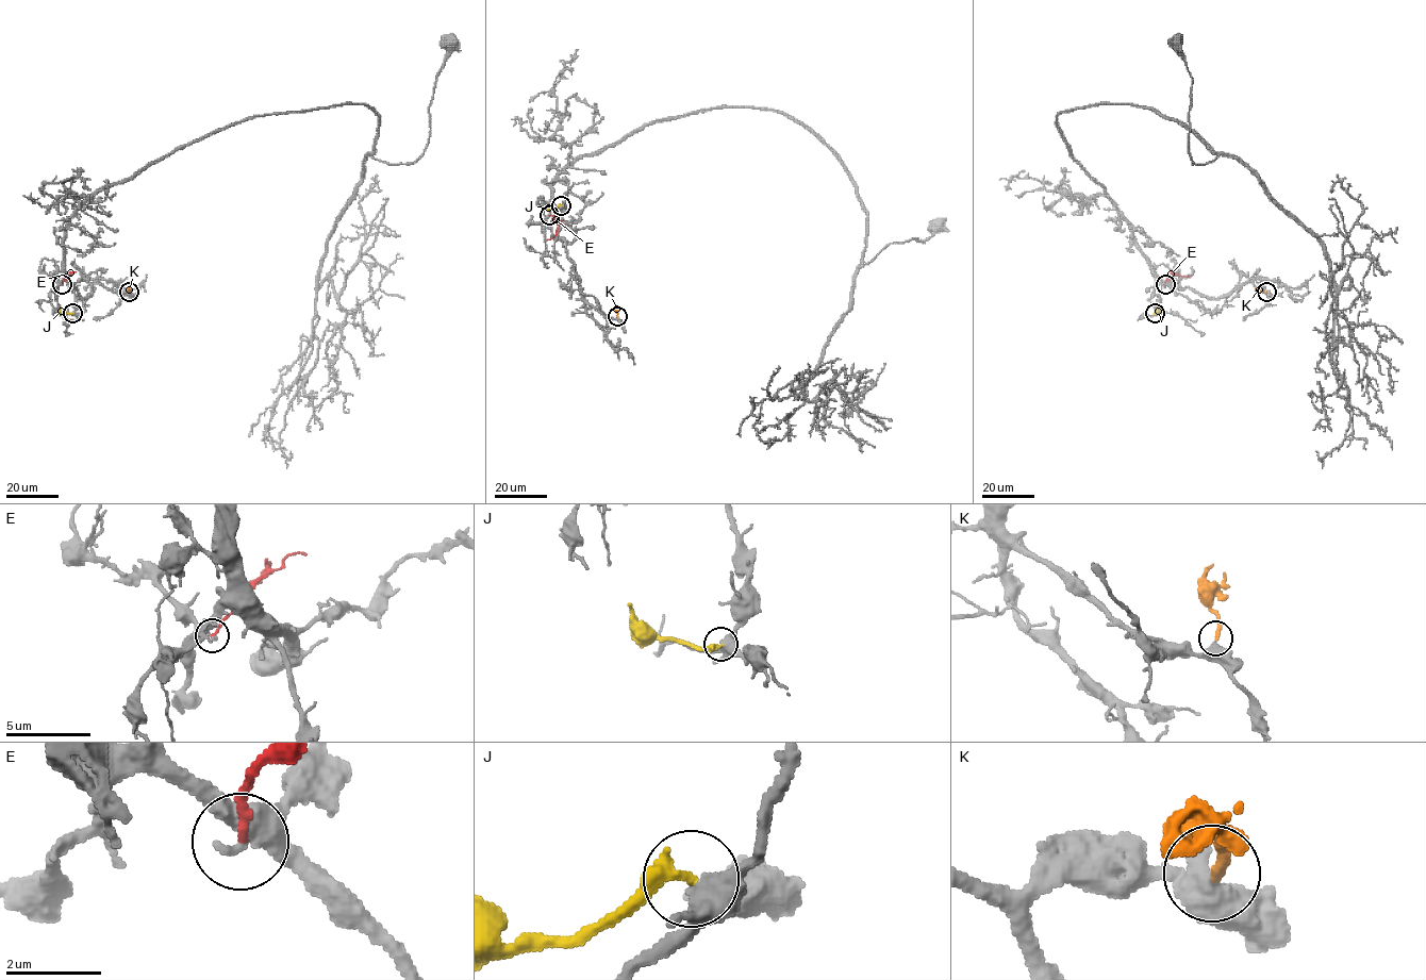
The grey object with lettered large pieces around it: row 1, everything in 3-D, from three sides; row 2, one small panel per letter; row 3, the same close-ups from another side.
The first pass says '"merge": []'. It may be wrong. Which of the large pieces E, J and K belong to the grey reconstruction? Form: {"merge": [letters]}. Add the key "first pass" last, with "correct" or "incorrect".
{"merge": ["K"], "first pass": "incorrect"}

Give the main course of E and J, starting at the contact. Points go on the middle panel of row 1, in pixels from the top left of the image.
E: (549, 215), (558, 223), (557, 233), (546, 241)
J: (561, 205), (553, 209), (546, 205)

